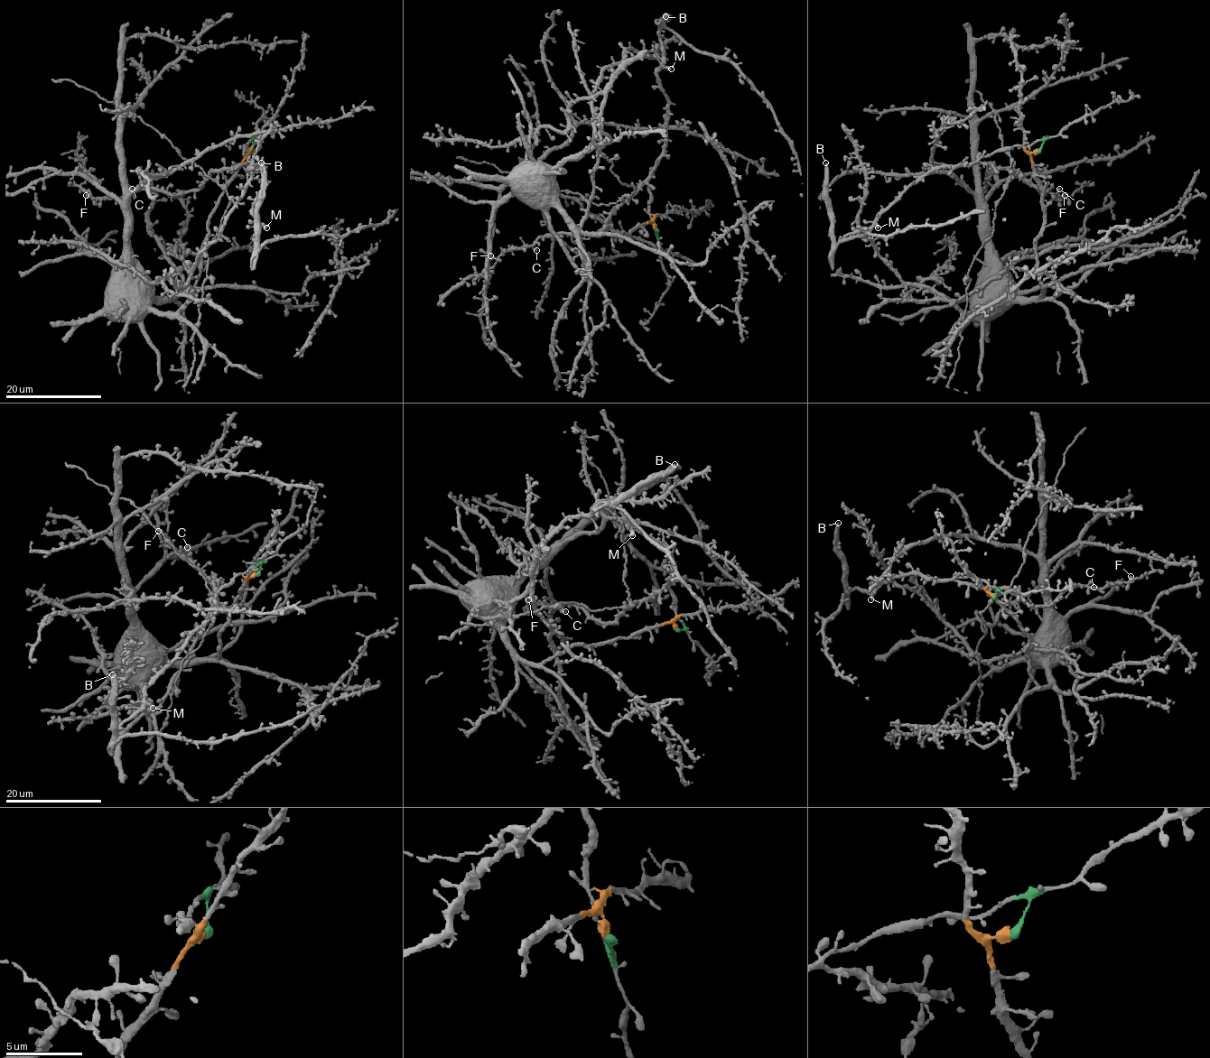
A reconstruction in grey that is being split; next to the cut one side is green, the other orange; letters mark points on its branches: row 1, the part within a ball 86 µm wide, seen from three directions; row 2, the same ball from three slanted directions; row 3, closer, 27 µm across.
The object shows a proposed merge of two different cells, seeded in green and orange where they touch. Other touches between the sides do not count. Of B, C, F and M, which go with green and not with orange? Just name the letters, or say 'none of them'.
B, C, F, M

